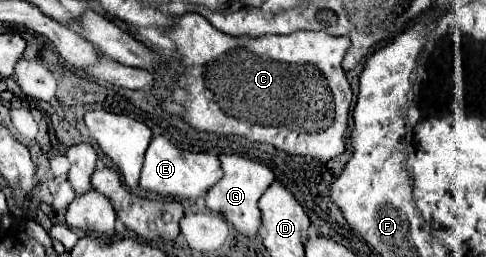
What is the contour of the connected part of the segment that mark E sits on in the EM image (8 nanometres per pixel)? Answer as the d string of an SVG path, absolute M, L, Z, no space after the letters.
M154 135L148 149L146 159L140 175L140 187L146 191L160 193L164 197L178 197L180 201L190 199L196 201L204 197L204 193L222 177L222 169L218 163L218 157L212 153L190 153L184 149L178 149L168 137Z

